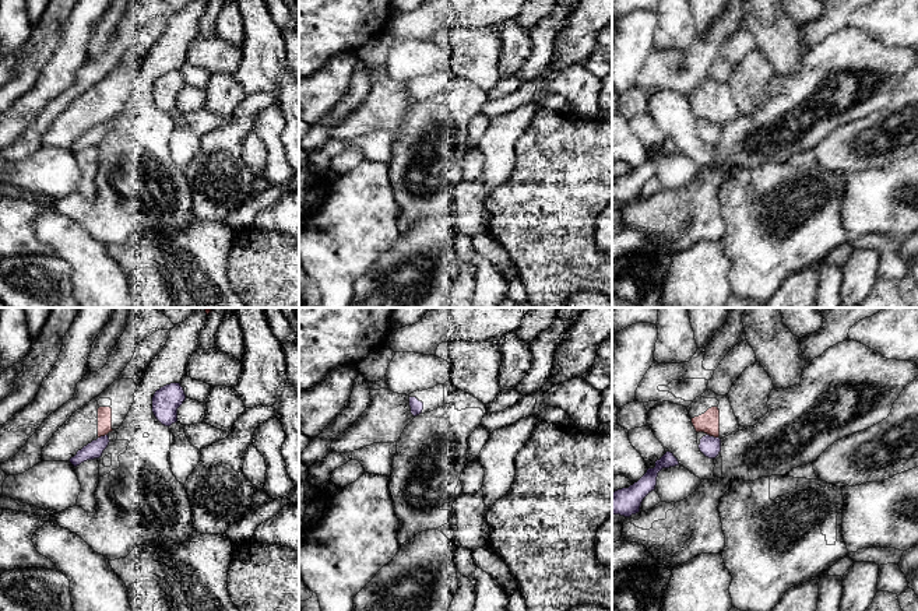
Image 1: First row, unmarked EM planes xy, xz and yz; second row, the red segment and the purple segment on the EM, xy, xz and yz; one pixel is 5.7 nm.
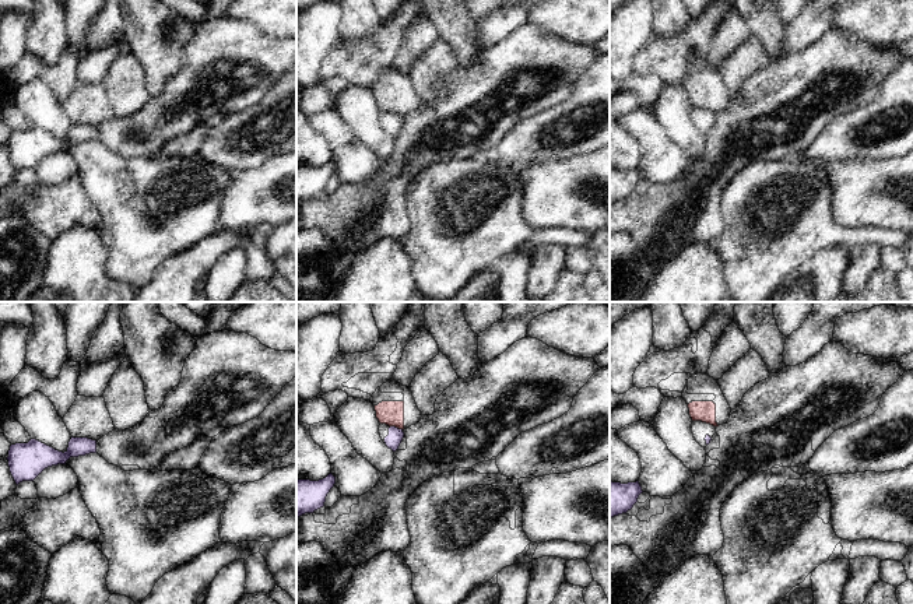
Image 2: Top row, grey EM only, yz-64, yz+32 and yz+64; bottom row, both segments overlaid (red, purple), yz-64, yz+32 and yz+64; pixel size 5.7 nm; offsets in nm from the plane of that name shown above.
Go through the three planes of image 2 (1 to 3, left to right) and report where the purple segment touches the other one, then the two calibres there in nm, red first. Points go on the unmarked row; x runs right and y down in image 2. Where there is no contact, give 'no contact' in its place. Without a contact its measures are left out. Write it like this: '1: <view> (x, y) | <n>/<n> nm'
1: no contact
2: yz+32 (396, 113) | 140/90 nm
3: no contact

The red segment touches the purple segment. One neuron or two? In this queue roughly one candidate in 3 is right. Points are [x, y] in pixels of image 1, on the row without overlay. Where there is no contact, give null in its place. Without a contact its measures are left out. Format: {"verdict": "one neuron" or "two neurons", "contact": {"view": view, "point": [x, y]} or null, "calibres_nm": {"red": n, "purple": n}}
{"verdict": "two neurons", "contact": {"view": "yz", "point": [713, 122]}, "calibres_nm": {"red": 130, "purple": 120}}

